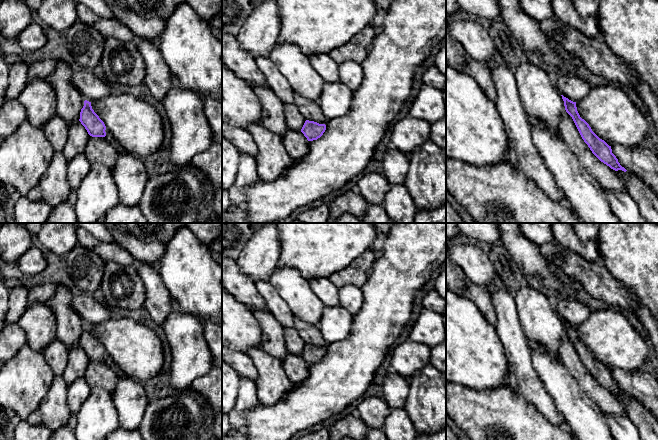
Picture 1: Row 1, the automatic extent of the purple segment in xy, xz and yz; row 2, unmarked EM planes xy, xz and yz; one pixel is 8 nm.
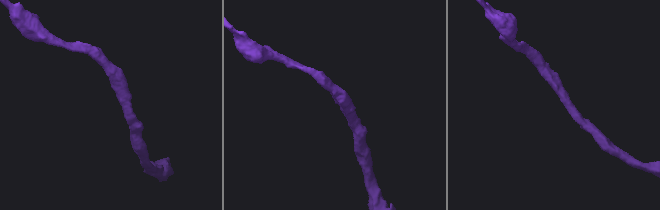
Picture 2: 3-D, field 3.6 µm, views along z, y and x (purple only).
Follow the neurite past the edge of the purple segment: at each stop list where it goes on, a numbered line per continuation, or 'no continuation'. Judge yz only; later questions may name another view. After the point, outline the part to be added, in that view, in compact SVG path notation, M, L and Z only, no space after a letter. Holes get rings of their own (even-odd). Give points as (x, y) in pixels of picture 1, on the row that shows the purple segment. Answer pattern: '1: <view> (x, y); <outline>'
1: yz (603, 174); M564 111L559 122L559 131L563 141L586 168L588 173L605 191L626 193L624 183L613 170L601 162L582 139L572 117Z

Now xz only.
1: xz (310, 110); M294 93L293 99L294 104L297 106L299 112L306 120L325 125L328 123L329 120L322 113L317 102L304 98L296 93Z

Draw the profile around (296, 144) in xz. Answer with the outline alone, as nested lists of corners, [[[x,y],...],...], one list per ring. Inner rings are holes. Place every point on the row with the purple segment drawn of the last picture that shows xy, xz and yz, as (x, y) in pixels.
[[[287,129],[282,142],[294,162],[304,157],[309,151],[309,141],[301,131]]]

